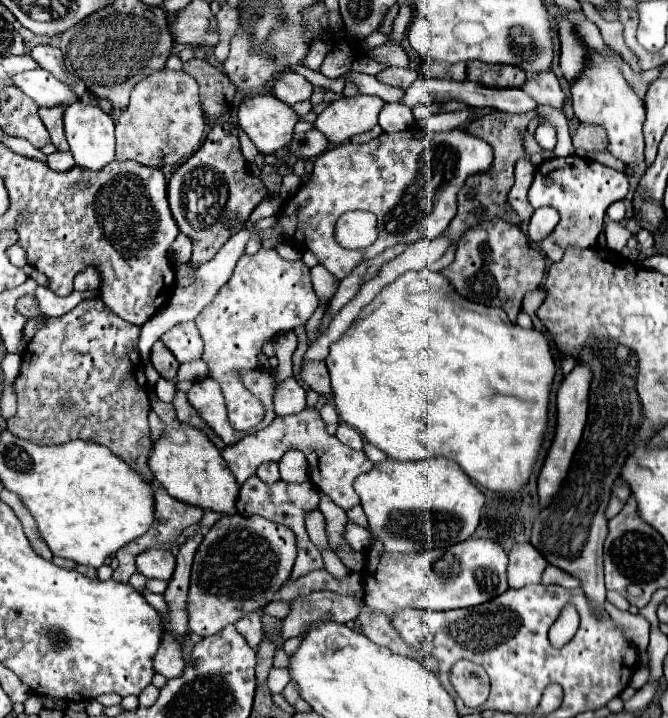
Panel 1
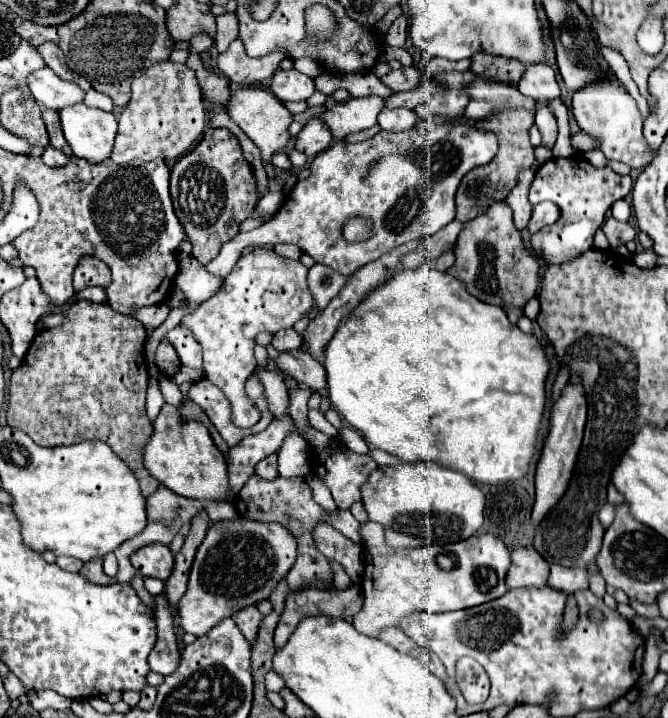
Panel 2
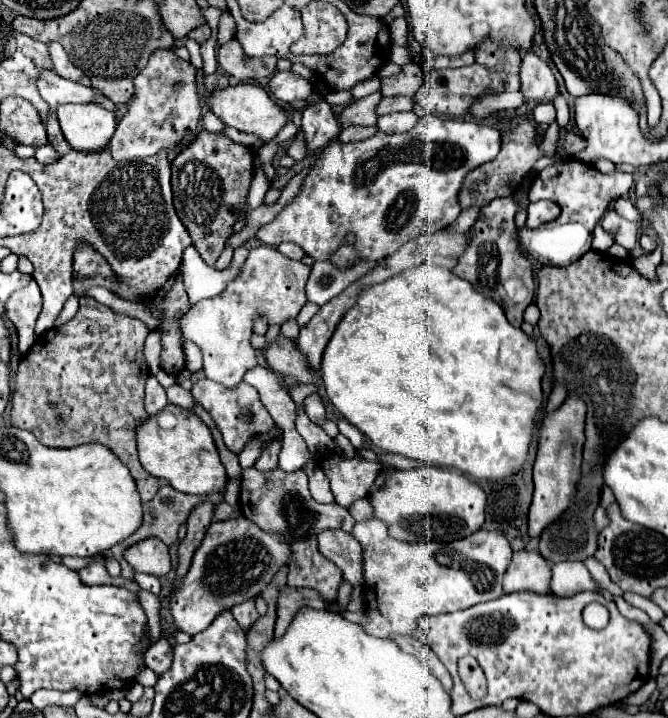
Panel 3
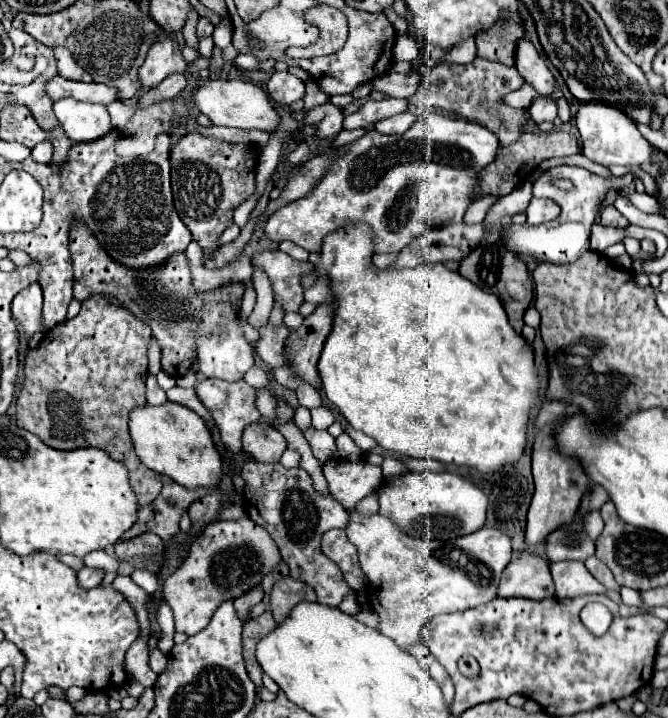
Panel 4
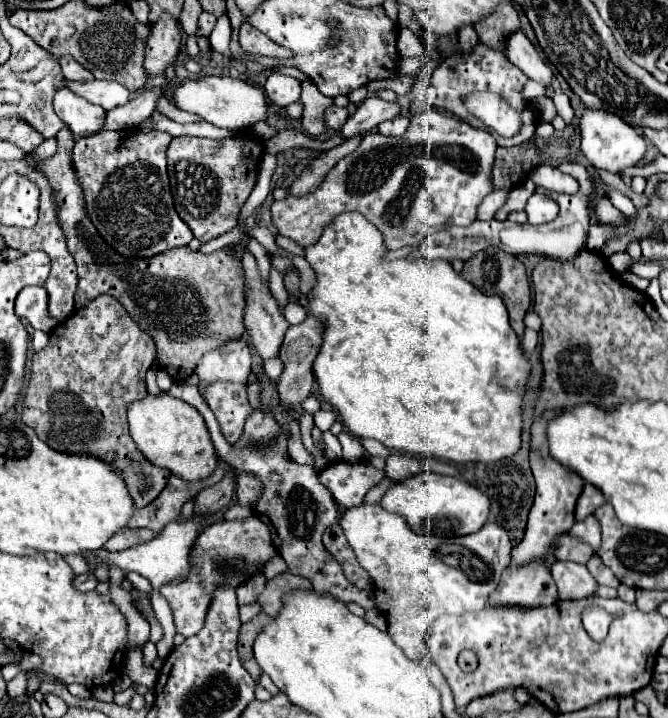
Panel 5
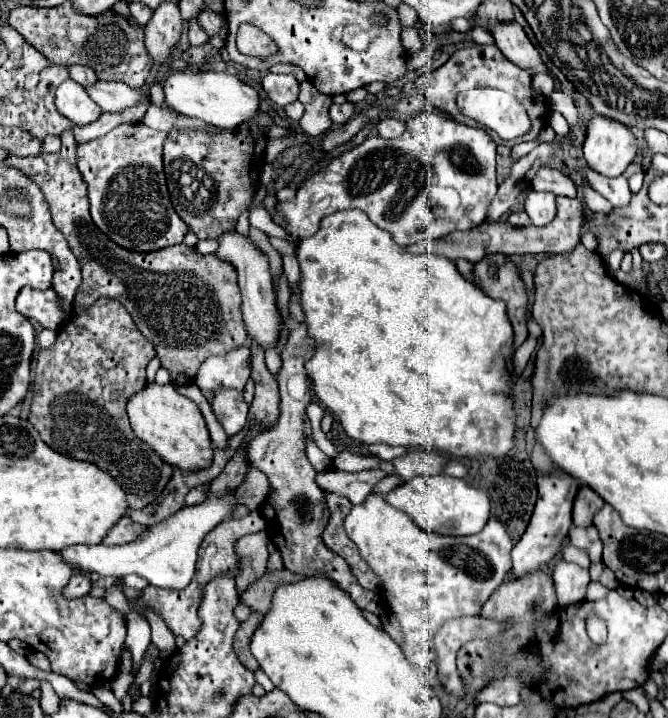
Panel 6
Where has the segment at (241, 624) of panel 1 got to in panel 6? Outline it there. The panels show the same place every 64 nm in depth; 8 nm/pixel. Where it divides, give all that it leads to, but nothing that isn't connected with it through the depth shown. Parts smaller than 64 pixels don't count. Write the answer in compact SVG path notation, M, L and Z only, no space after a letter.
M256 532L250 536L244 536L236 544L236 552L240 556L240 572L236 578L238 594L248 590L260 576L266 572L266 560L268 560L268 534Z

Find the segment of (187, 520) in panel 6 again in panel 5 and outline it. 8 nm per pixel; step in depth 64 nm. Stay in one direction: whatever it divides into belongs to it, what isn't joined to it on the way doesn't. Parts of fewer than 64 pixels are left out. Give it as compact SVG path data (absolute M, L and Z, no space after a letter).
M192 516L190 522L182 522L182 520L176 520L172 524L168 524L168 528L164 528L164 532L160 532L152 542L148 544L140 544L136 548L128 548L124 552L108 552L108 550L100 550L100 552L84 552L84 556L88 560L92 560L96 566L102 564L102 566L118 566L122 568L124 572L138 572L142 576L146 576L154 590L158 590L160 586L168 584L170 580L178 580L178 578L184 578L188 568L190 568L190 550L192 550L192 544L196 542L202 526L208 522L210 516Z

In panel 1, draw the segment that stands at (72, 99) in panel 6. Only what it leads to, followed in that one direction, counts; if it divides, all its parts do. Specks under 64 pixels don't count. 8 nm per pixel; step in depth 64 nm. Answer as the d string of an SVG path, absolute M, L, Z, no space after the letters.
M74 102L68 106L64 114L64 130L70 144L70 152L76 160L76 164L84 170L102 170L106 164L114 162L114 120L110 114L100 110L94 104L86 102Z

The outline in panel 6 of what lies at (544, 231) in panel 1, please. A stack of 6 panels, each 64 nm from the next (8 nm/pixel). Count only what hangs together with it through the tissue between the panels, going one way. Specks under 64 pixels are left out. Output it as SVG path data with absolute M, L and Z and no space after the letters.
M532 190L526 196L524 208L534 226L544 226L556 216L556 196L552 192L536 192Z

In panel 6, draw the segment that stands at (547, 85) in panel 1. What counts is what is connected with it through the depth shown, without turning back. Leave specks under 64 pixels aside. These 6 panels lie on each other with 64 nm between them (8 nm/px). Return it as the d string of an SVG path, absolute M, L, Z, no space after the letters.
M518 22L500 24L500 28L496 28L496 32L492 36L494 36L496 46L500 48L500 52L510 62L528 70L532 76L548 74L548 68L542 62L538 50L532 46L532 42L528 40L528 36L524 34L524 30Z

